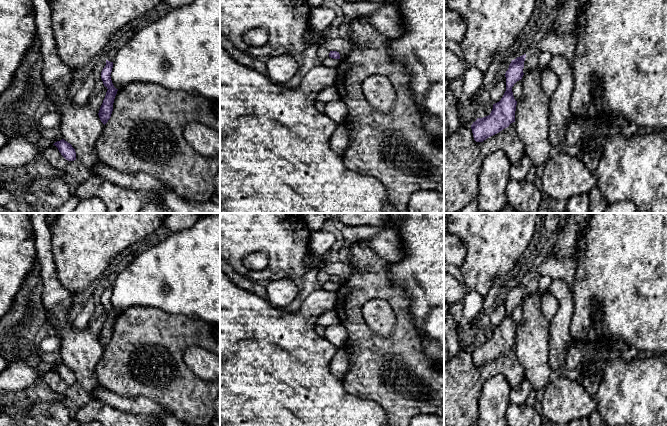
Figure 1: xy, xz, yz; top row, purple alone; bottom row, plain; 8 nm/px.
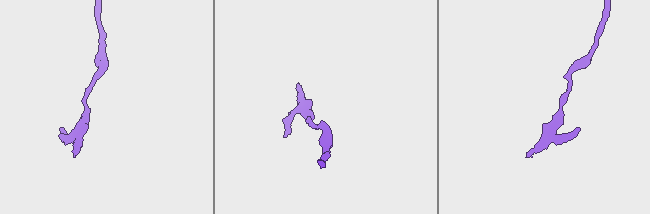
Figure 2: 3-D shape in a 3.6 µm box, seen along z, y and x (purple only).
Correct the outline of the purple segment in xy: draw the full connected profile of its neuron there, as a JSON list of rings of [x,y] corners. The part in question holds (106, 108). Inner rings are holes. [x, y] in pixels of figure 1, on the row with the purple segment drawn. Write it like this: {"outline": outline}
{"outline": [[[106,60],[106,65],[101,72],[101,79],[104,86],[108,89],[103,100],[103,103],[99,110],[99,118],[105,125],[111,117],[113,111],[113,103],[118,89],[116,89],[111,80],[111,72],[113,68],[113,62]]]}

